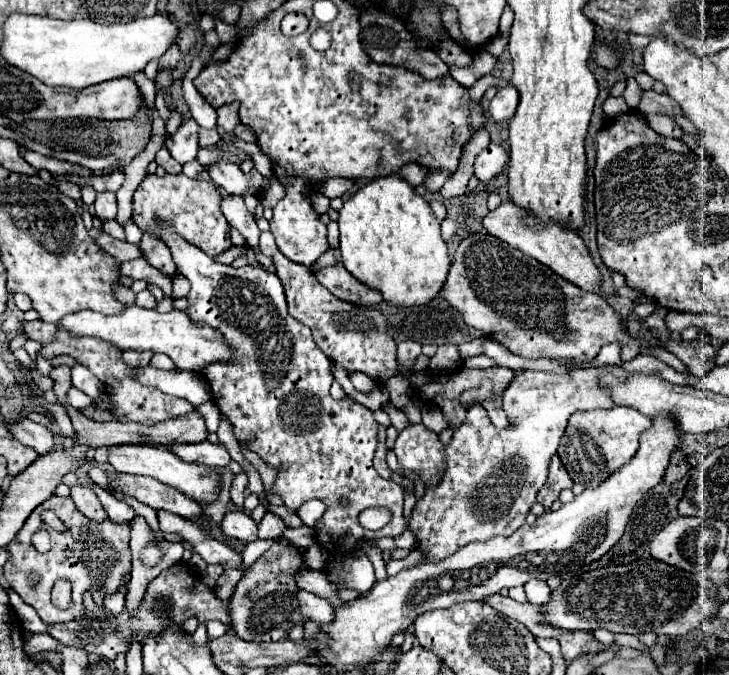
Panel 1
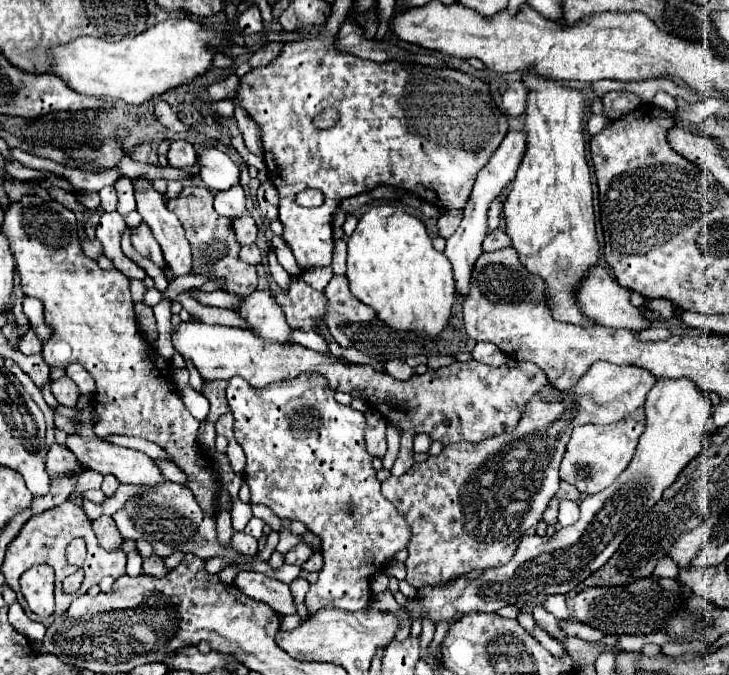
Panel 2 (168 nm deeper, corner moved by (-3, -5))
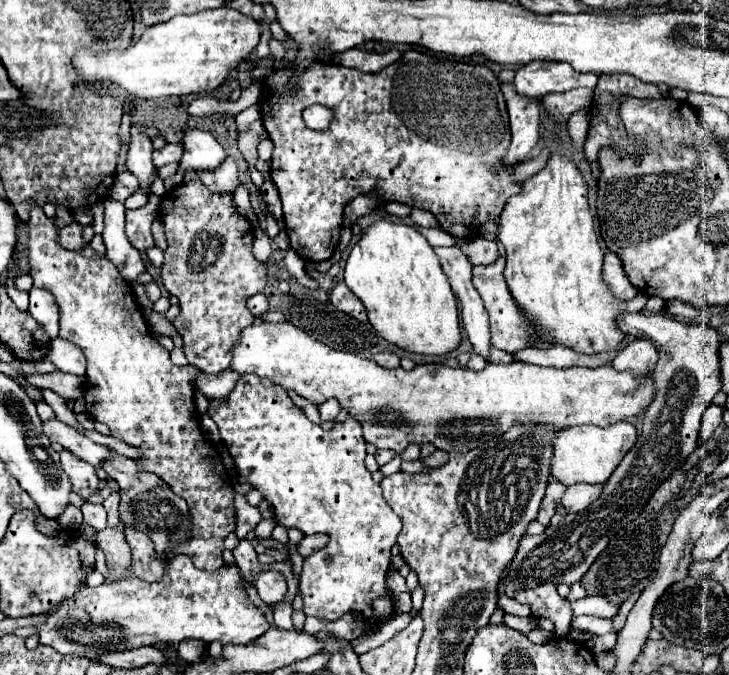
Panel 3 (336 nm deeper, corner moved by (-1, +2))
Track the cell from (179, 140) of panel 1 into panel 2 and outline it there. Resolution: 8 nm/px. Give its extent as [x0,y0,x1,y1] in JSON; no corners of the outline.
[167,139,197,169]

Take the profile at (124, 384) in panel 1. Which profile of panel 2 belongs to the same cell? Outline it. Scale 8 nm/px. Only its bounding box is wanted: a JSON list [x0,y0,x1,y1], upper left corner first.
[1,195,219,515]

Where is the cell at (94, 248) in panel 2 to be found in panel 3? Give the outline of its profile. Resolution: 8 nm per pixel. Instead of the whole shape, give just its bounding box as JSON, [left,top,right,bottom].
[59,222,87,250]

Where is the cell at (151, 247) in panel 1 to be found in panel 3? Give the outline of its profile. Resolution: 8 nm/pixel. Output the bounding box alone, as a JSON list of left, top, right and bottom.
[127,194,161,252]

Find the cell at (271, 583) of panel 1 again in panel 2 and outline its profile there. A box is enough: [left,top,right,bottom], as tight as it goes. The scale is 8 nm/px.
[285,541,313,566]

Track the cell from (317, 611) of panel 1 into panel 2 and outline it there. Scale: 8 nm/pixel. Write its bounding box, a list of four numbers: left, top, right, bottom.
[235,571,297,615]

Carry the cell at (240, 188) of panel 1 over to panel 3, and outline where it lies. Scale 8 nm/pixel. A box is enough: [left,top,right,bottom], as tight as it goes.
[181,130,227,170]

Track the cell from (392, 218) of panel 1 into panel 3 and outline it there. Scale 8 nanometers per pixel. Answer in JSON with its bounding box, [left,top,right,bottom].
[343,218,461,356]

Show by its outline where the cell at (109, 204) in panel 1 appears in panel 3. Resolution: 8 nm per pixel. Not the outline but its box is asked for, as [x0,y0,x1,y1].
[103,200,145,282]

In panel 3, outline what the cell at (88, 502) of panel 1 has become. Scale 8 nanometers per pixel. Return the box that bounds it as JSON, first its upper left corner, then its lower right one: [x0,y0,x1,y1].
[95,526,131,580]

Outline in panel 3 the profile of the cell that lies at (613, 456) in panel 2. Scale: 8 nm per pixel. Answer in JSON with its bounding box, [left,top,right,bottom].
[551,420,637,484]

